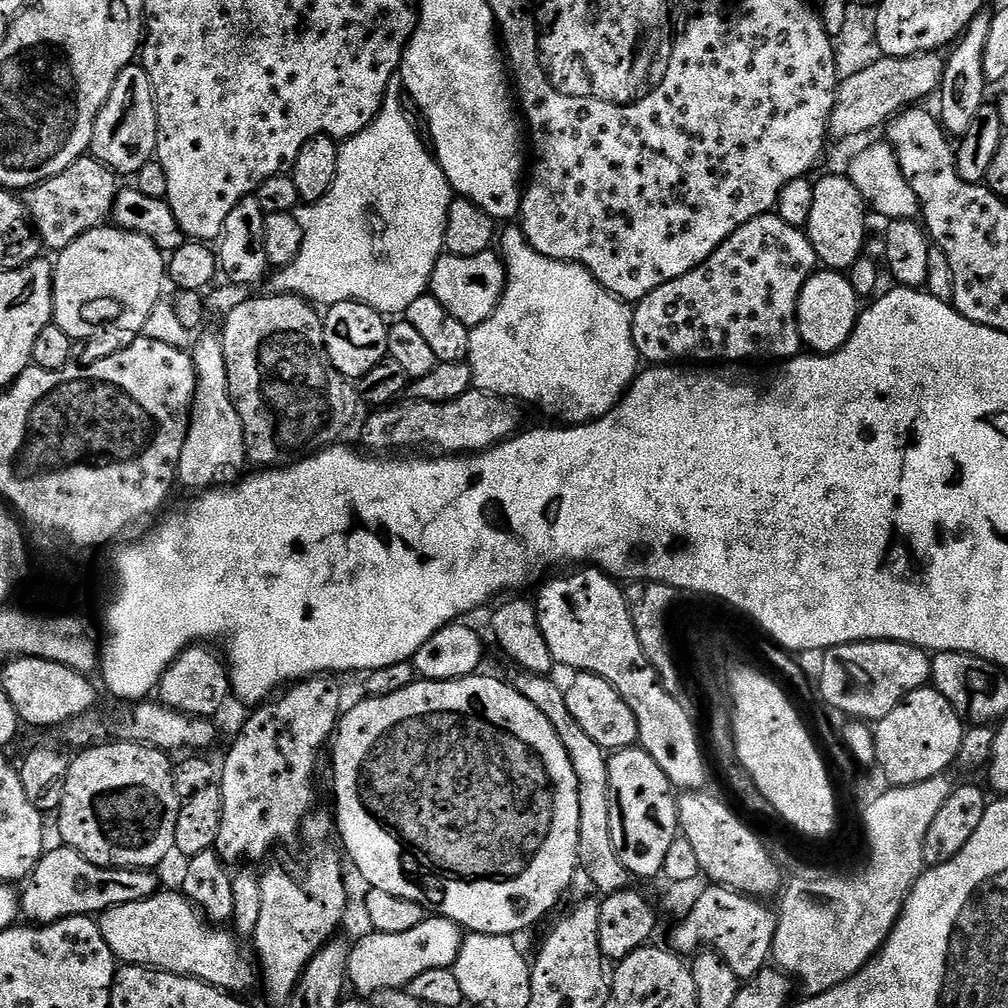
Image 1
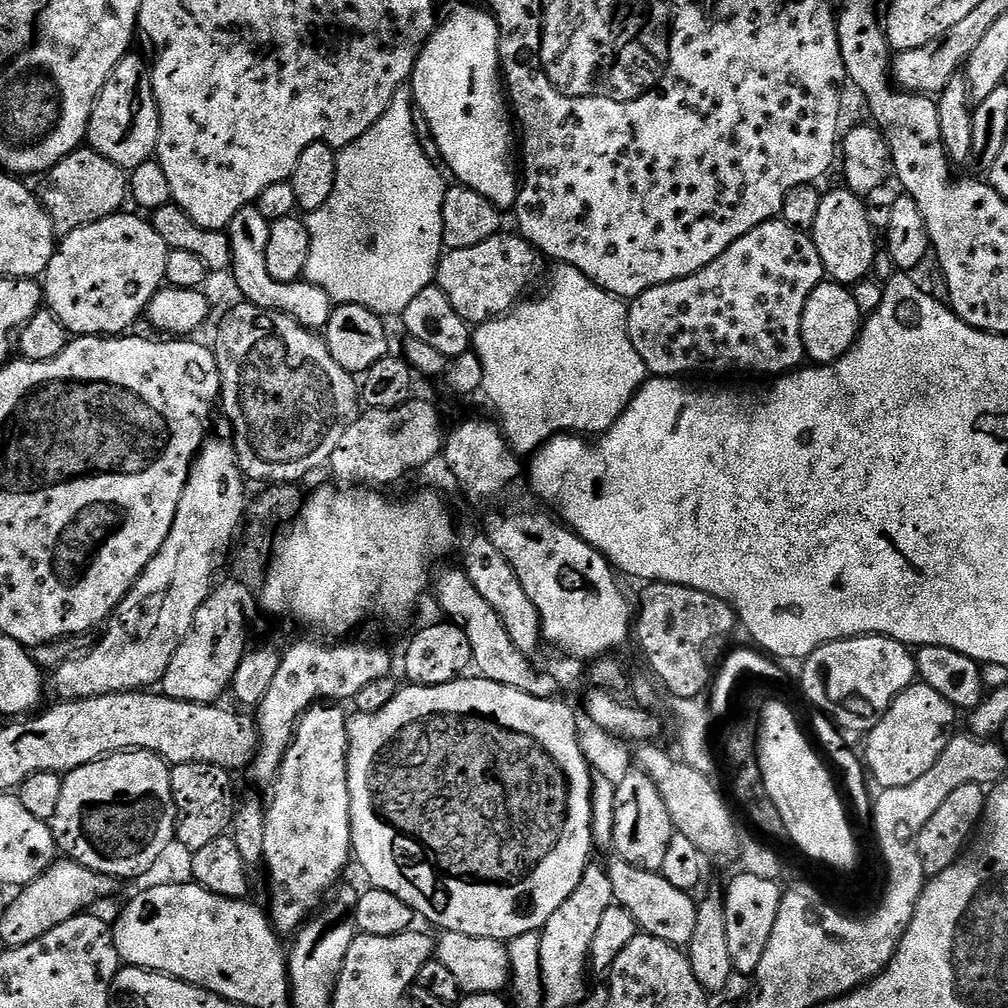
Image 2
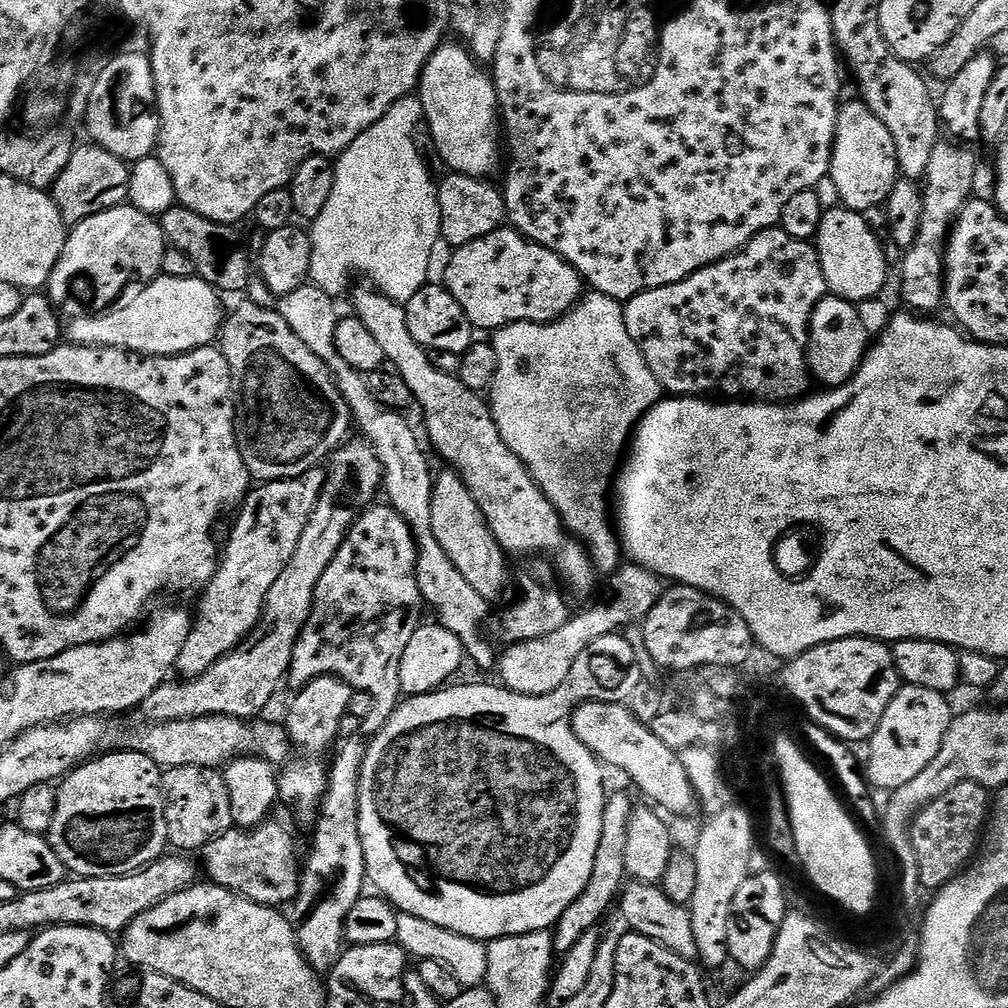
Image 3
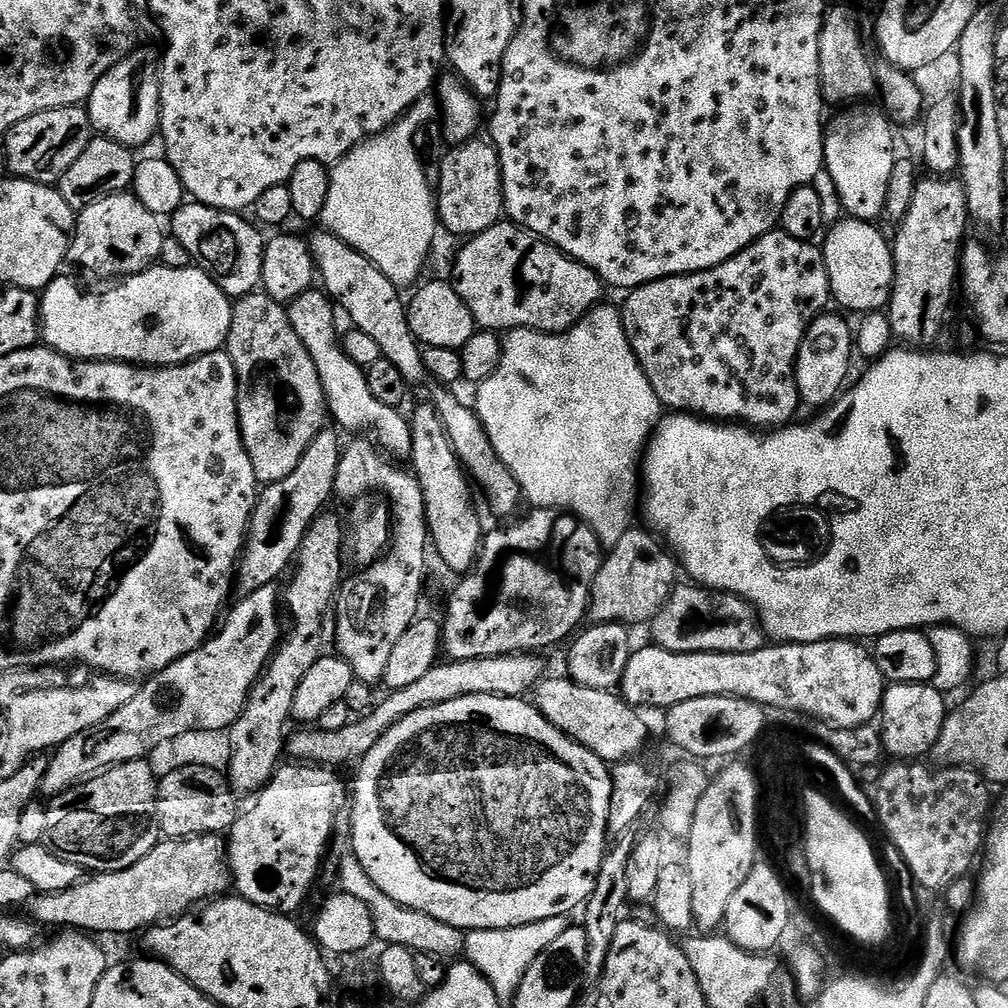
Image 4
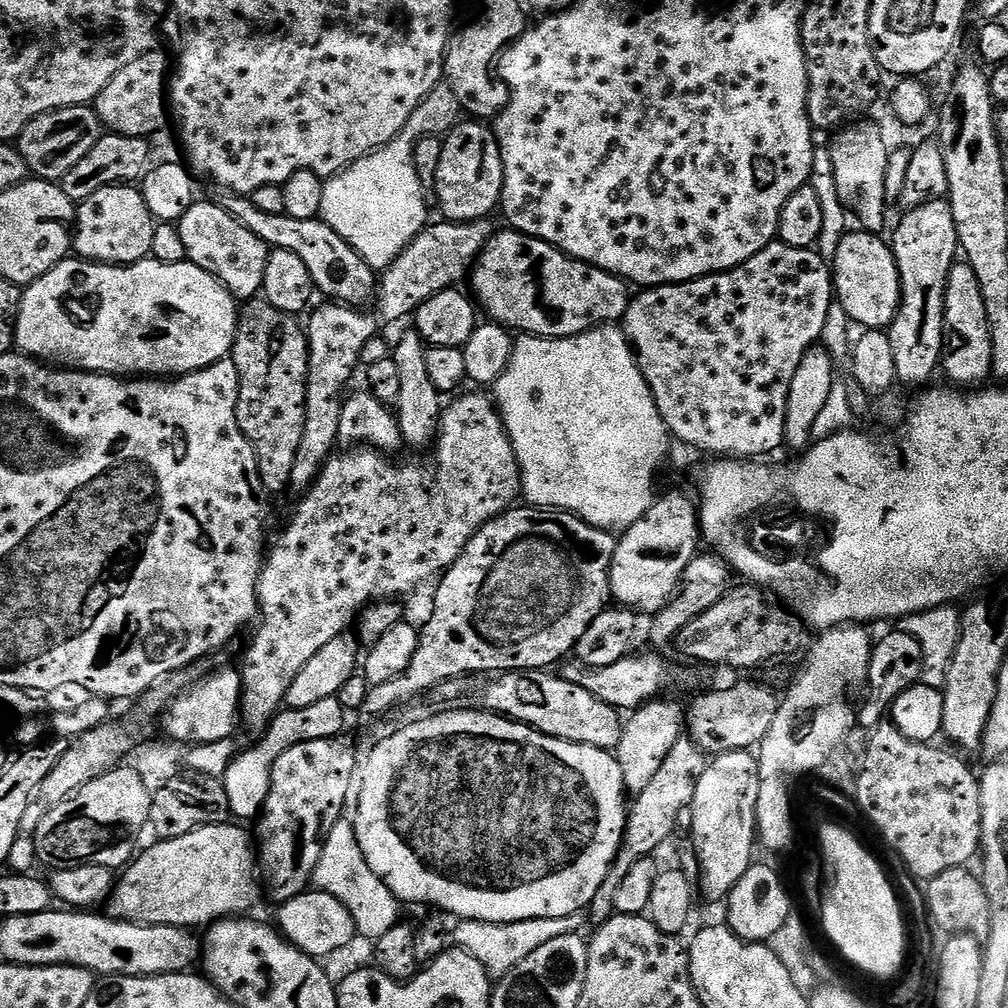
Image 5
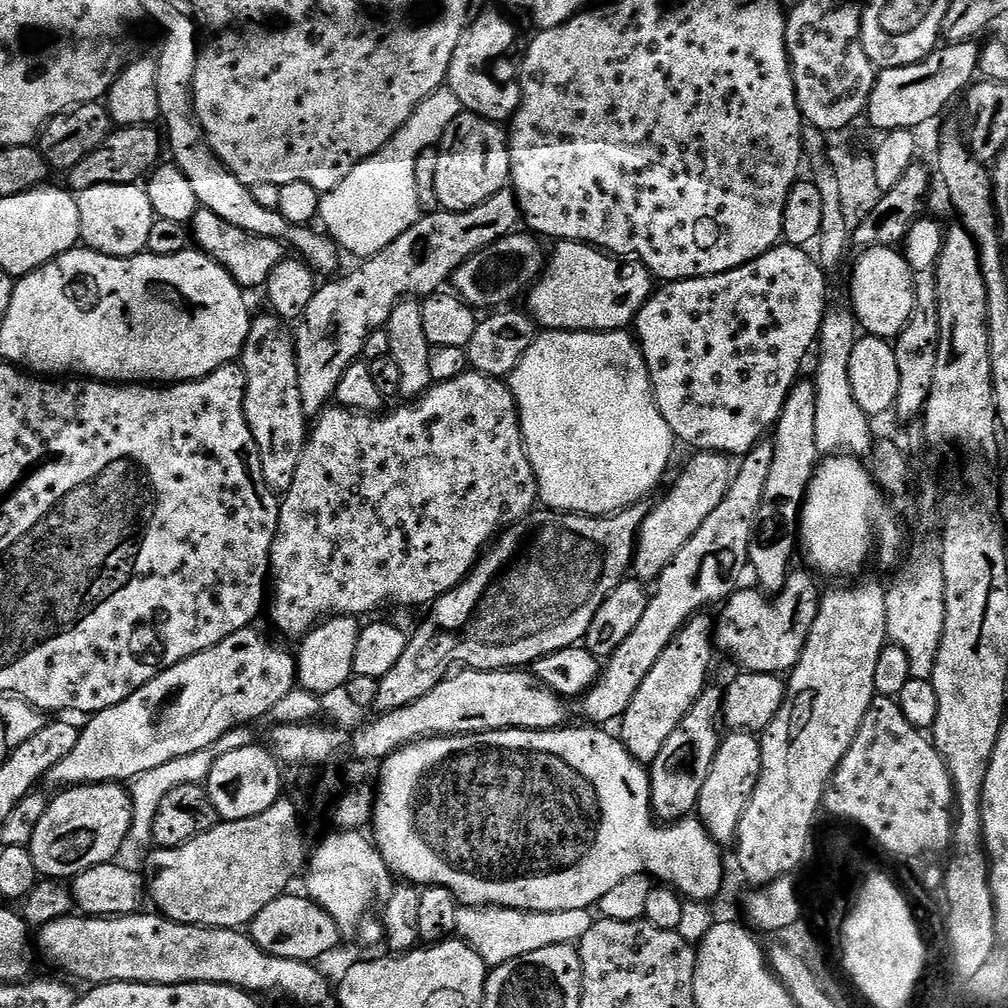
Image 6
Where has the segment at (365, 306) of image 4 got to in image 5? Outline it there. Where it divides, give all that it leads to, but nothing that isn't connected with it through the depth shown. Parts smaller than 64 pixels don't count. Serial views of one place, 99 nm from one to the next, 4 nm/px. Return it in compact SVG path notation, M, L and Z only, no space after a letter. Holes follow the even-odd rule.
M228 194L223 197L224 209L250 234L258 234L262 242L272 248L290 250L306 262L306 270L310 270L312 287L332 302L339 302L349 306L364 306L373 299L378 286L378 276L372 267L358 255L345 240L337 234L329 224L317 218L315 220L299 220L278 214L266 214L254 206L251 199L244 194Z

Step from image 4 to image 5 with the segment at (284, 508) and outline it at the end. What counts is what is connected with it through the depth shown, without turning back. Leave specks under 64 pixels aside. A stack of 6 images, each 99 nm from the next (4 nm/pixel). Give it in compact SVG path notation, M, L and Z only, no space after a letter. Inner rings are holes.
M339 302L324 305L306 320L308 338L308 381L306 382L306 426L292 467L291 487L307 490L316 480L328 457L338 444L340 405L345 395L344 383L360 364L362 346L381 331L380 320L372 312Z

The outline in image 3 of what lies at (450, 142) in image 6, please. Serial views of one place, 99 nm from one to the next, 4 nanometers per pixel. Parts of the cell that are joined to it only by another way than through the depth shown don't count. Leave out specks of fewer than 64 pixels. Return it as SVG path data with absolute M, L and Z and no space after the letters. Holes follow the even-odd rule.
M452 172L439 181L436 201L440 204L440 240L449 244L449 249L455 250L470 242L478 242L478 238L486 238L494 230L505 227L506 209L504 194L499 187L492 185L493 181L479 176L467 176L461 172Z

